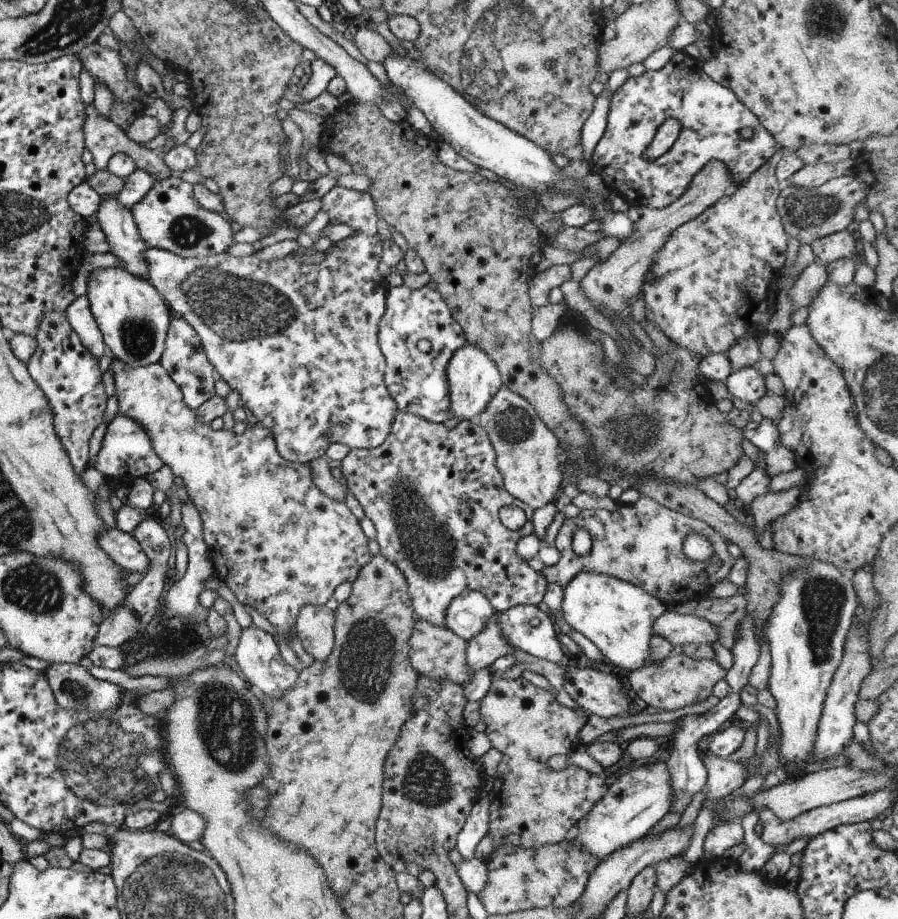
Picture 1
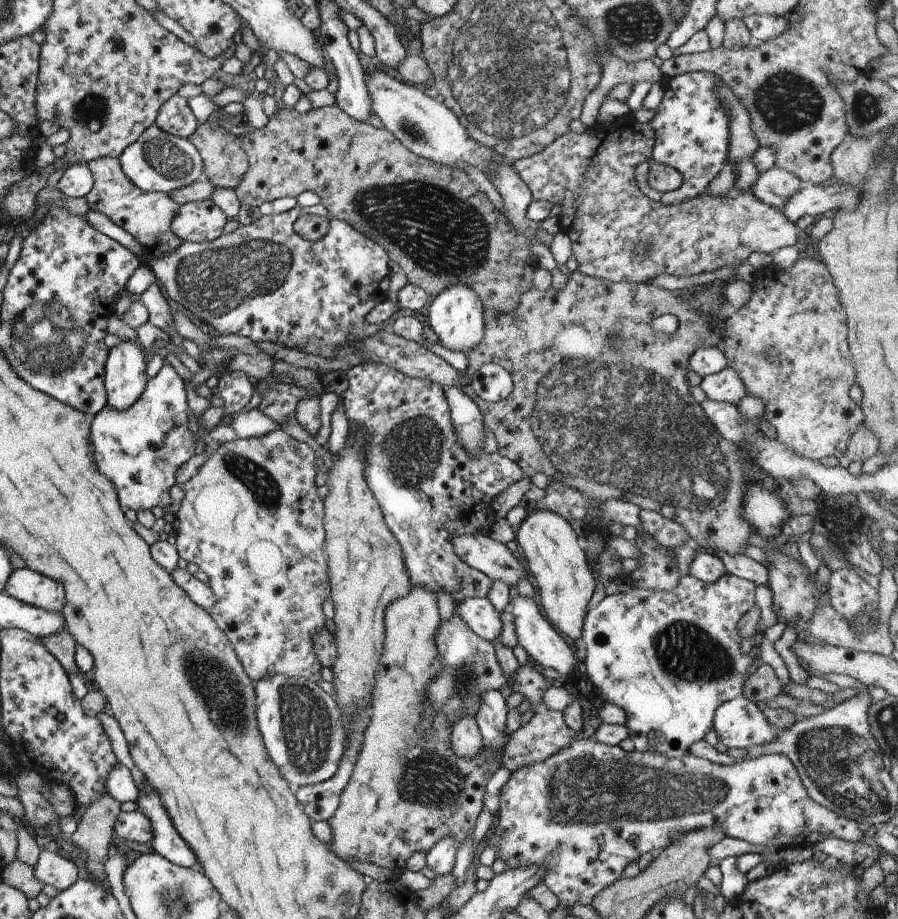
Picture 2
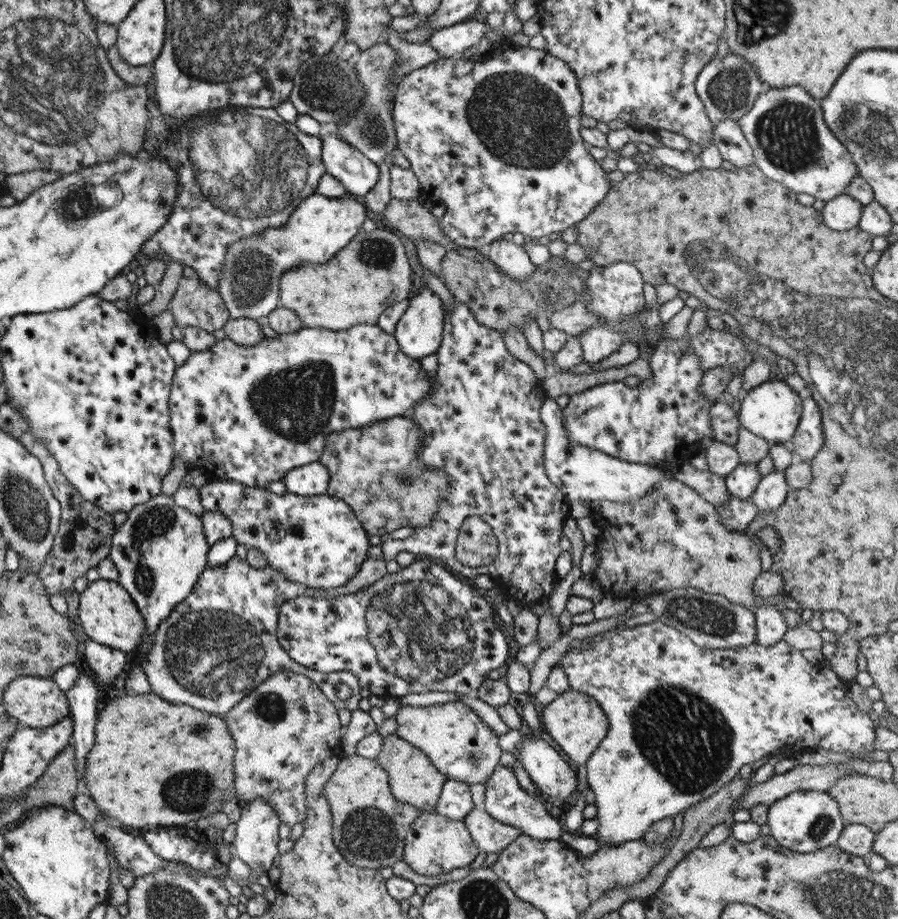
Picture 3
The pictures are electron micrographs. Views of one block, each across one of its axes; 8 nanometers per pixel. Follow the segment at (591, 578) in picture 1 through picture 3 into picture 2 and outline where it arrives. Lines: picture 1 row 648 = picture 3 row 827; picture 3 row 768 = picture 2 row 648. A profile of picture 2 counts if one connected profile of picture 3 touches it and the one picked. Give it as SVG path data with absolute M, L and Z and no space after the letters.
M728 573L721 575L715 582L709 584L687 575L679 577L677 586L670 591L654 591L635 587L625 593L605 595L595 608L586 612L579 638L580 653L585 664L586 674L592 685L597 688L598 696L603 702L611 702L624 710L626 716L624 725L627 727L629 738L633 741L635 751L654 752L665 758L680 757L684 753L689 753L688 748L694 742L701 740L712 728L715 709L725 701L741 694L743 683L749 676L745 674L745 668L751 663L752 656L741 654L741 650L739 650L740 636L736 624L741 616L756 605L754 601L755 587L752 582Z

